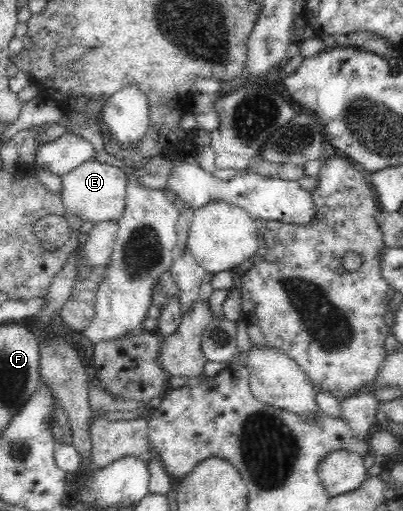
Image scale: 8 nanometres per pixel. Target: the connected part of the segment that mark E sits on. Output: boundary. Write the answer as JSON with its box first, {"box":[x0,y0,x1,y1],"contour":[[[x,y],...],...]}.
{"box":[60,160,127,221],"contour":[[[86,160],[61,177],[60,197],[65,210],[83,221],[119,220],[125,208],[127,174],[121,168],[107,162]]]}

